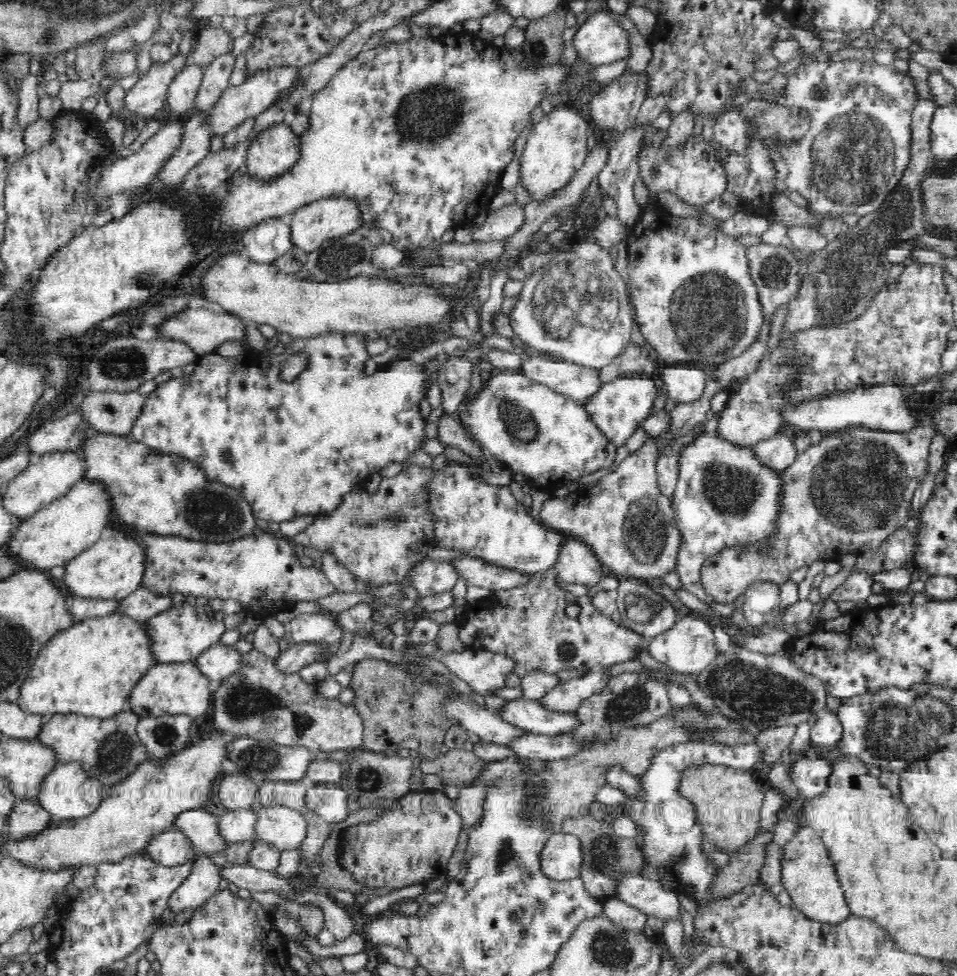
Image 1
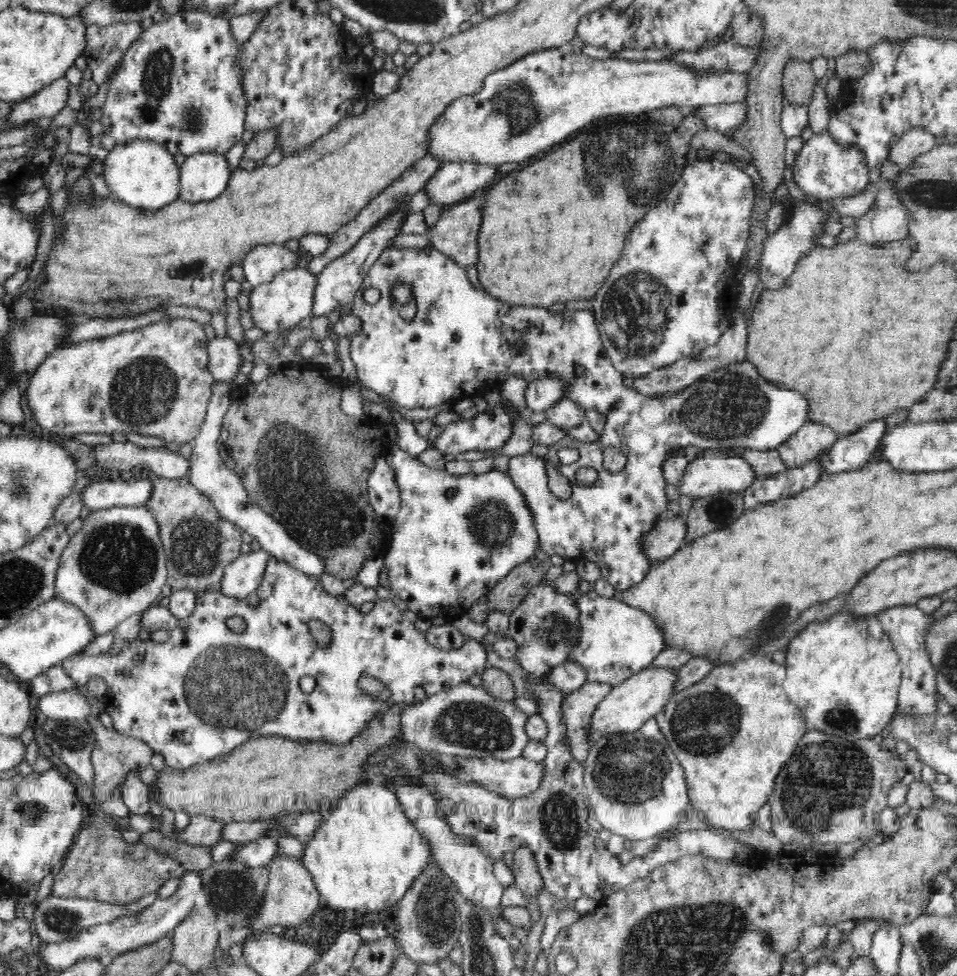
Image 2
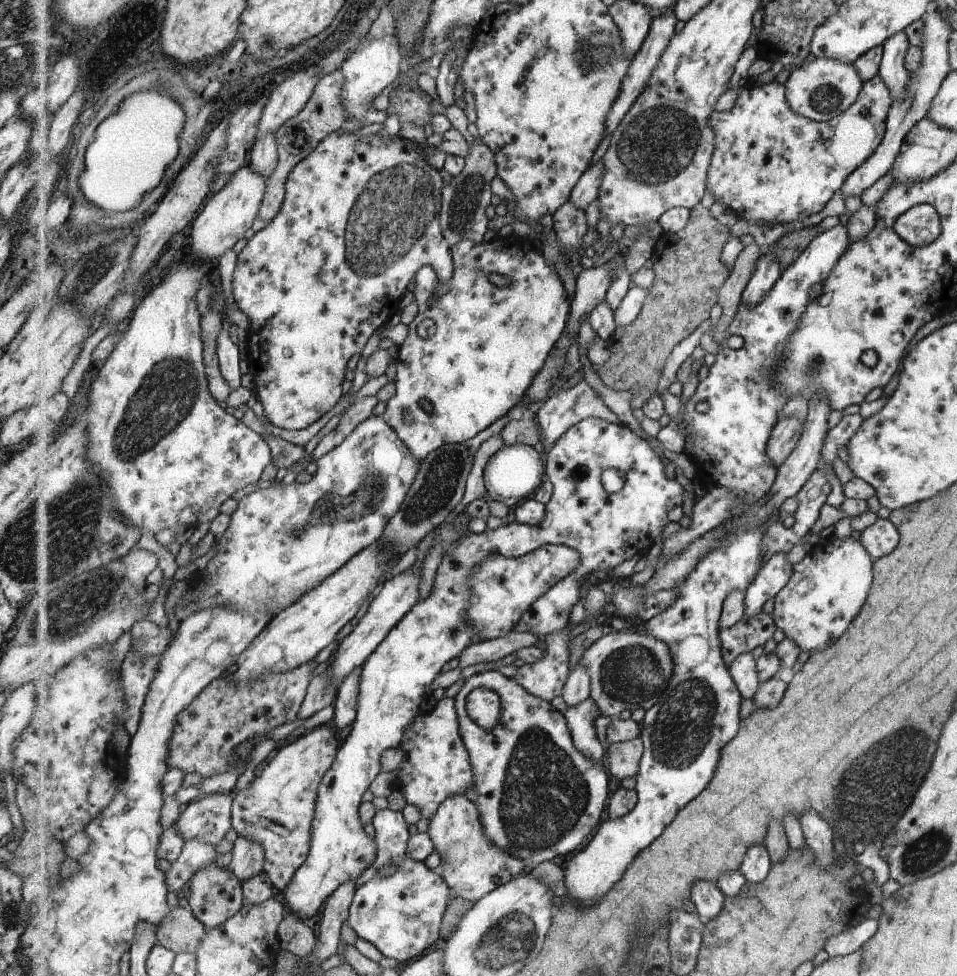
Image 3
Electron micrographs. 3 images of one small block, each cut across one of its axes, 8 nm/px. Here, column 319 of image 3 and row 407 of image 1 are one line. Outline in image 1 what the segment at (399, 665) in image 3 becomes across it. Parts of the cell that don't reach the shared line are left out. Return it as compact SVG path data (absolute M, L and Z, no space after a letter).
M876 385L863 390L828 395L827 398L788 408L787 424L794 429L814 429L823 435L847 427L866 427L870 430L907 433L919 427L920 411L912 408L903 395L901 387L896 385Z

